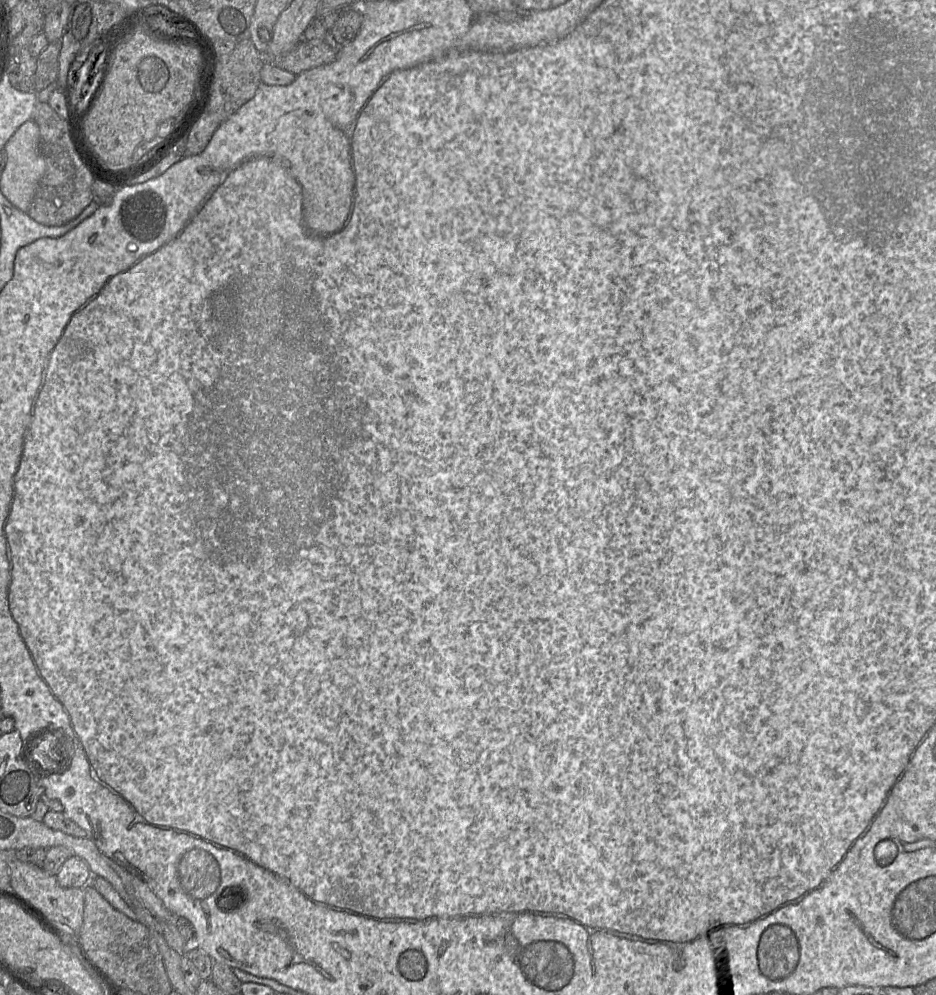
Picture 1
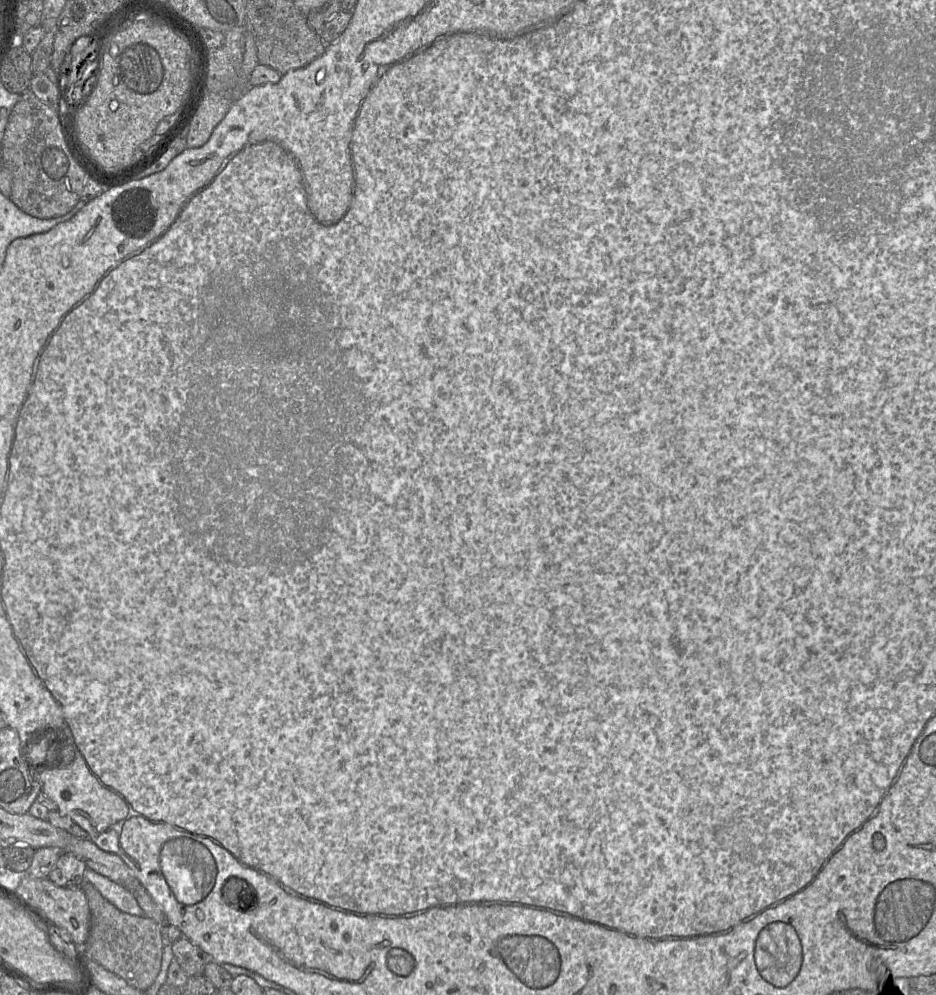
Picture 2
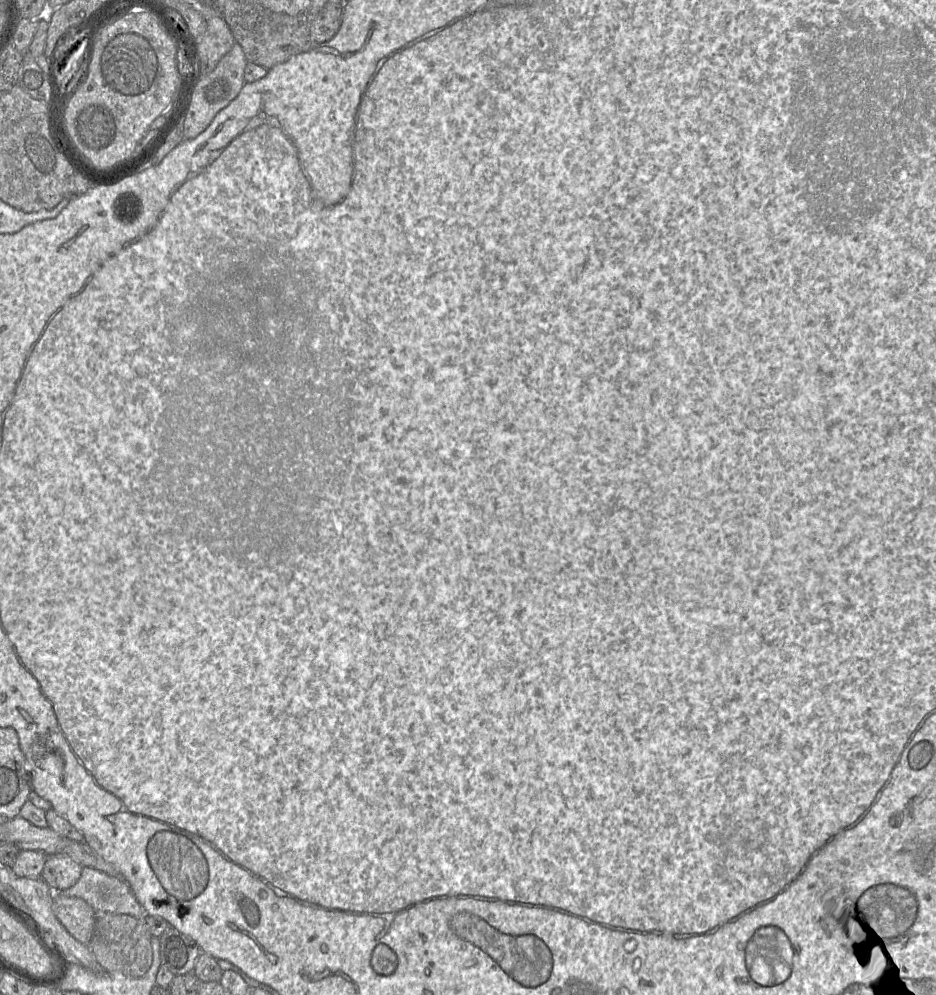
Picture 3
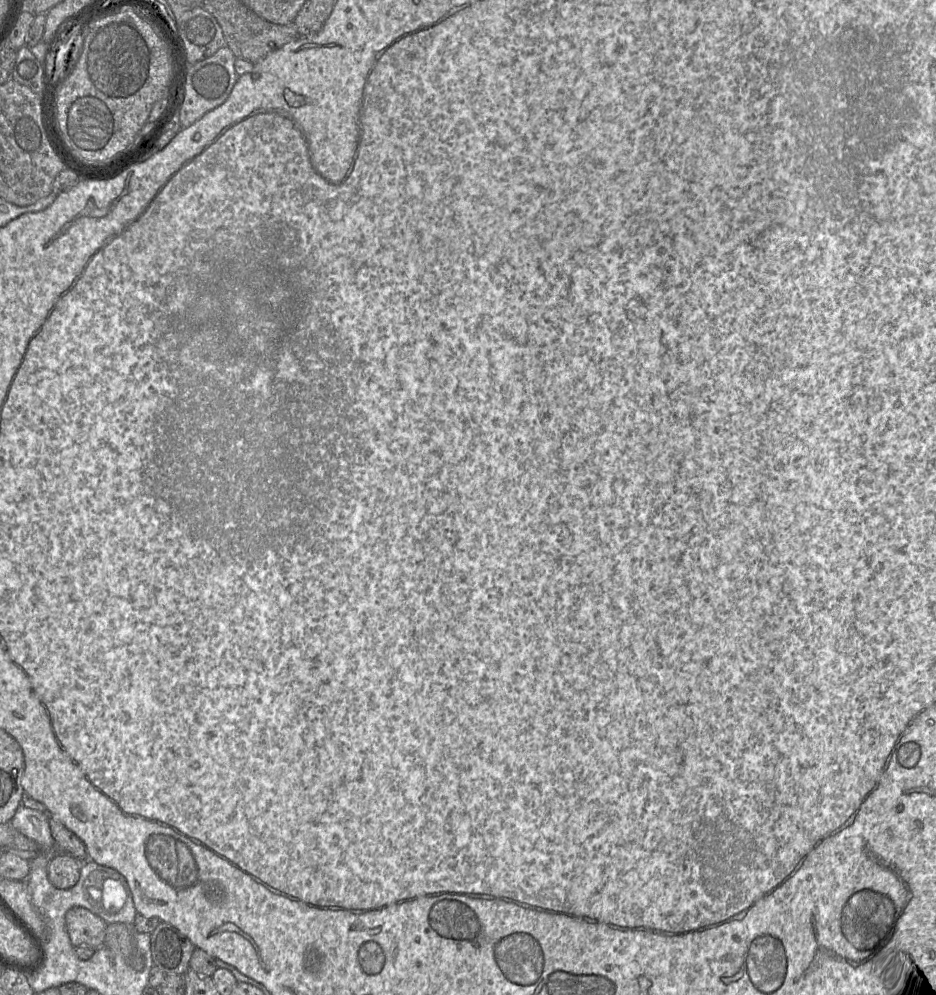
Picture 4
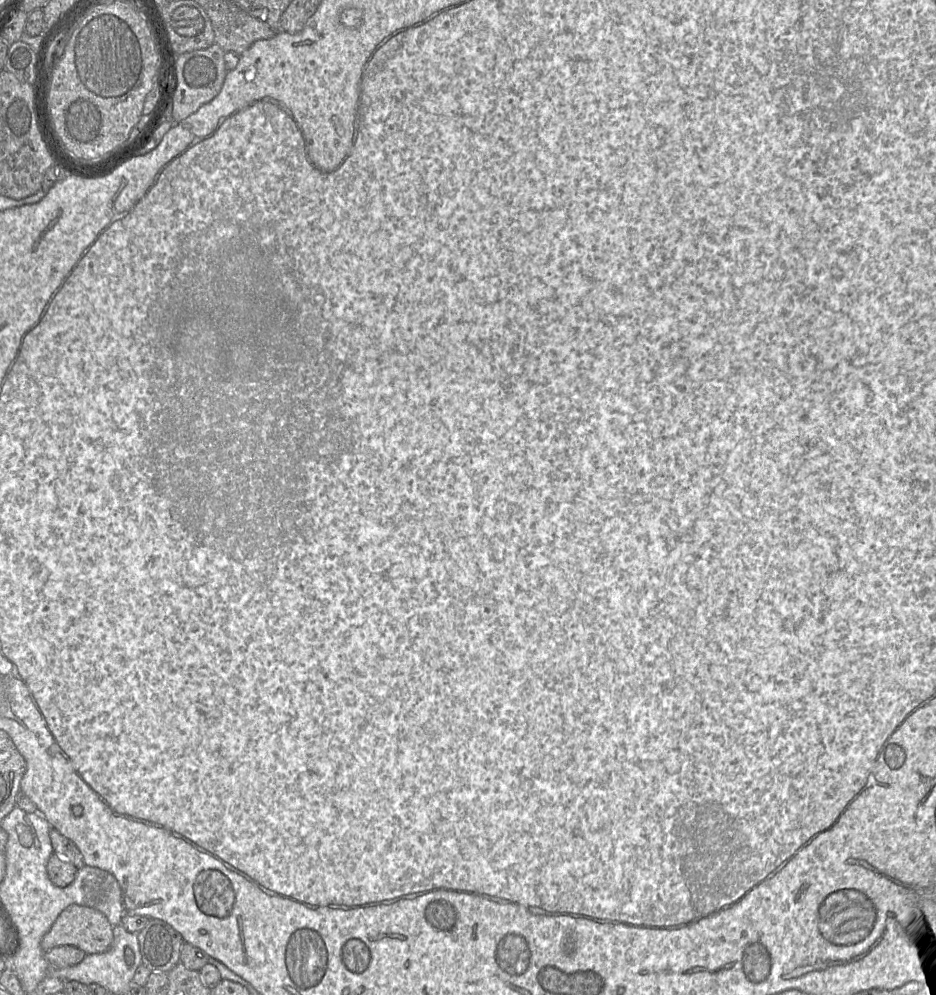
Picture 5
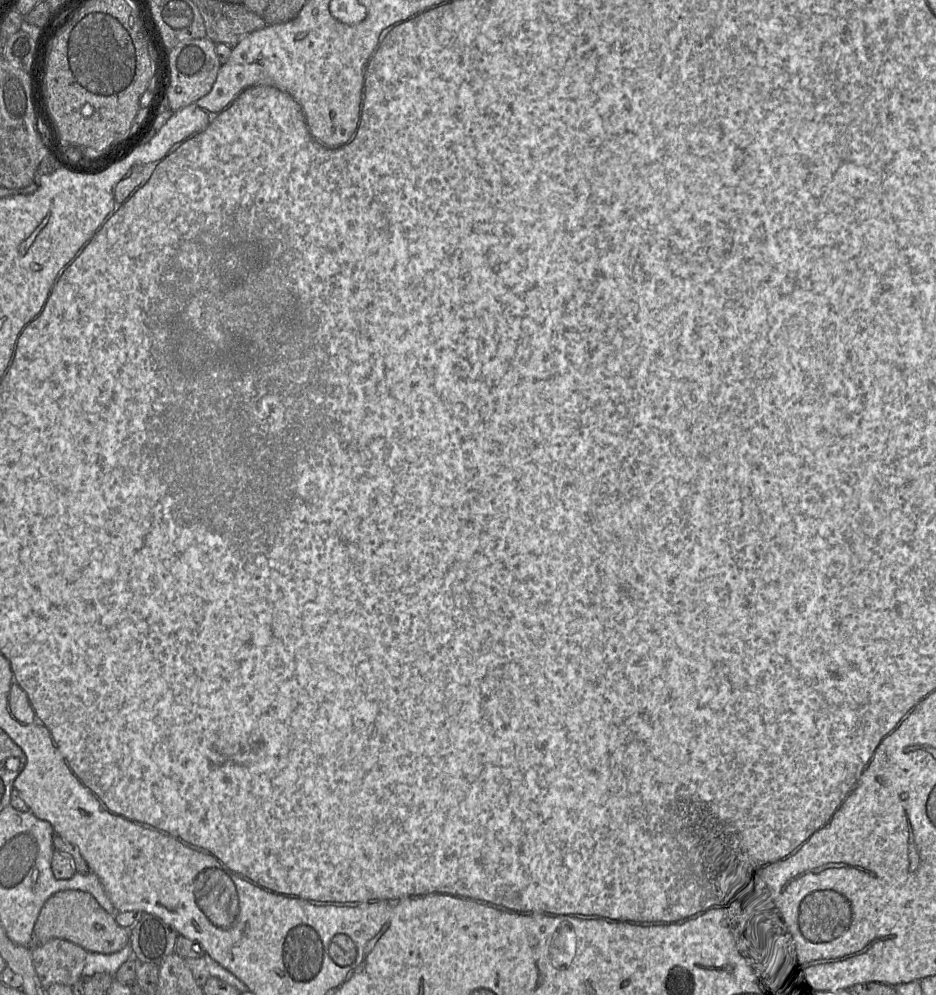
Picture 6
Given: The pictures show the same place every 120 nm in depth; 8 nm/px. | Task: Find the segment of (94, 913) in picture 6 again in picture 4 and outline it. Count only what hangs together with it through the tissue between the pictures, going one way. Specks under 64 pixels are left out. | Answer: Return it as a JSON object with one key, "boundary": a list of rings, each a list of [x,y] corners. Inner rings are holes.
{"boundary":[[[69,909],[65,915],[65,925],[74,948],[97,949],[104,945],[107,923],[88,909]]]}

